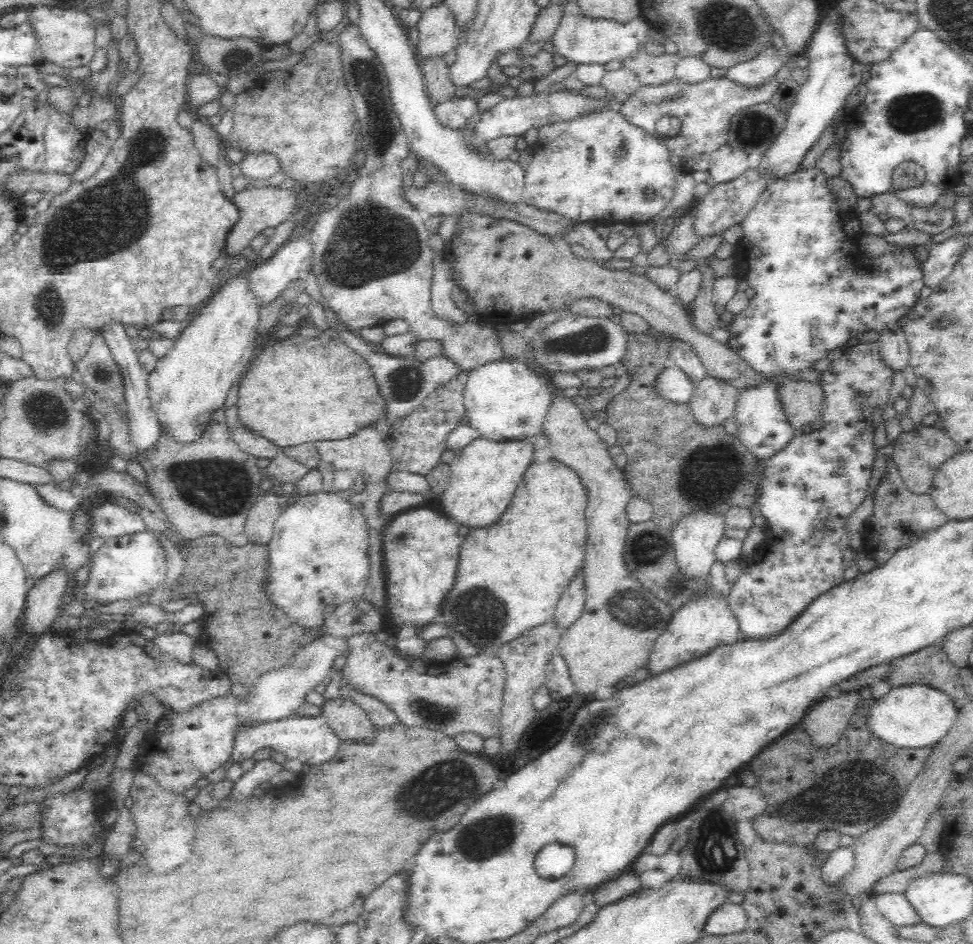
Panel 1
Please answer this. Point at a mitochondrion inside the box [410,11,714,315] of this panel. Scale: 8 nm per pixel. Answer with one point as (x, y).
(621, 146)

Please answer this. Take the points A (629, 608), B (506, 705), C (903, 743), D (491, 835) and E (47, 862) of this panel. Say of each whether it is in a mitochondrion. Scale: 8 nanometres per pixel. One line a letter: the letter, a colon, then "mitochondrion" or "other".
A: mitochondrion
B: other
C: other
D: mitochondrion
E: other

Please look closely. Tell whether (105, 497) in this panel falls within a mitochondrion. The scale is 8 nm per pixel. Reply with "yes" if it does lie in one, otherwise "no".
no

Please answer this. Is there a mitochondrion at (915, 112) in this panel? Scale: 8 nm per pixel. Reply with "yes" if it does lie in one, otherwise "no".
yes

